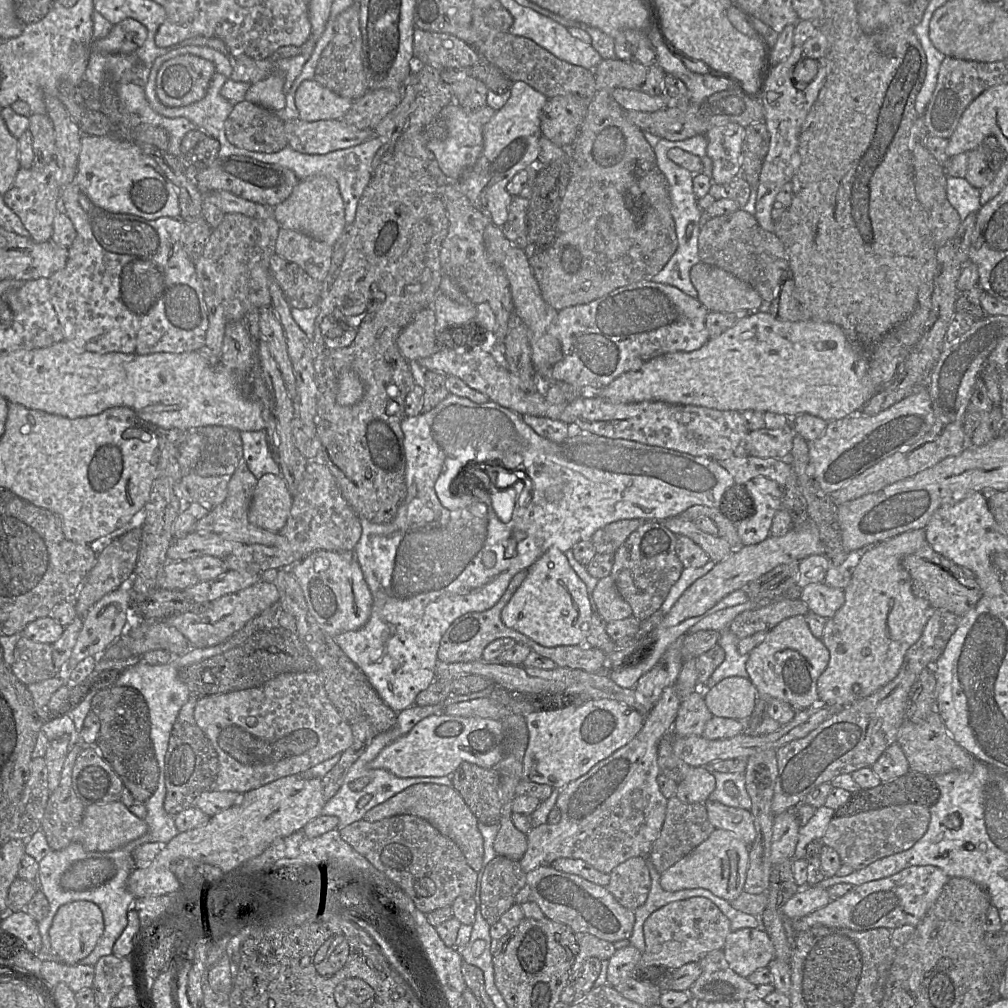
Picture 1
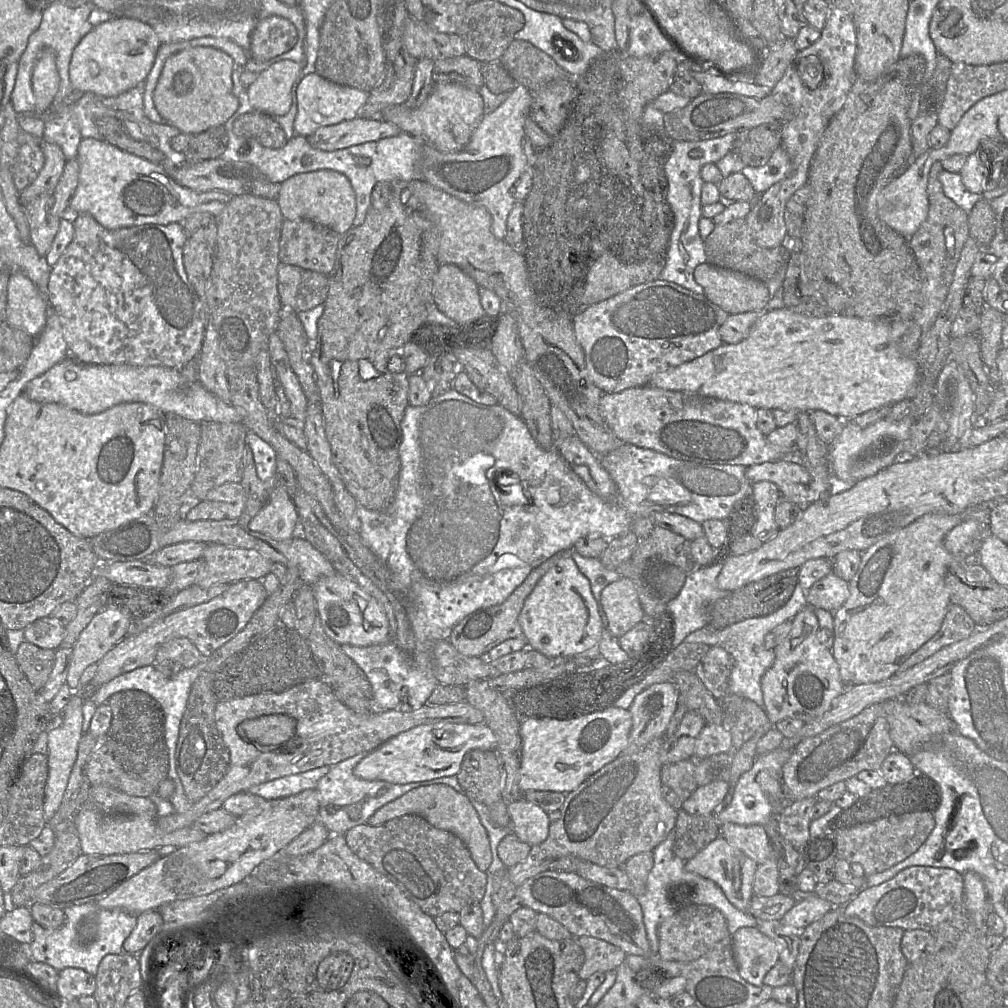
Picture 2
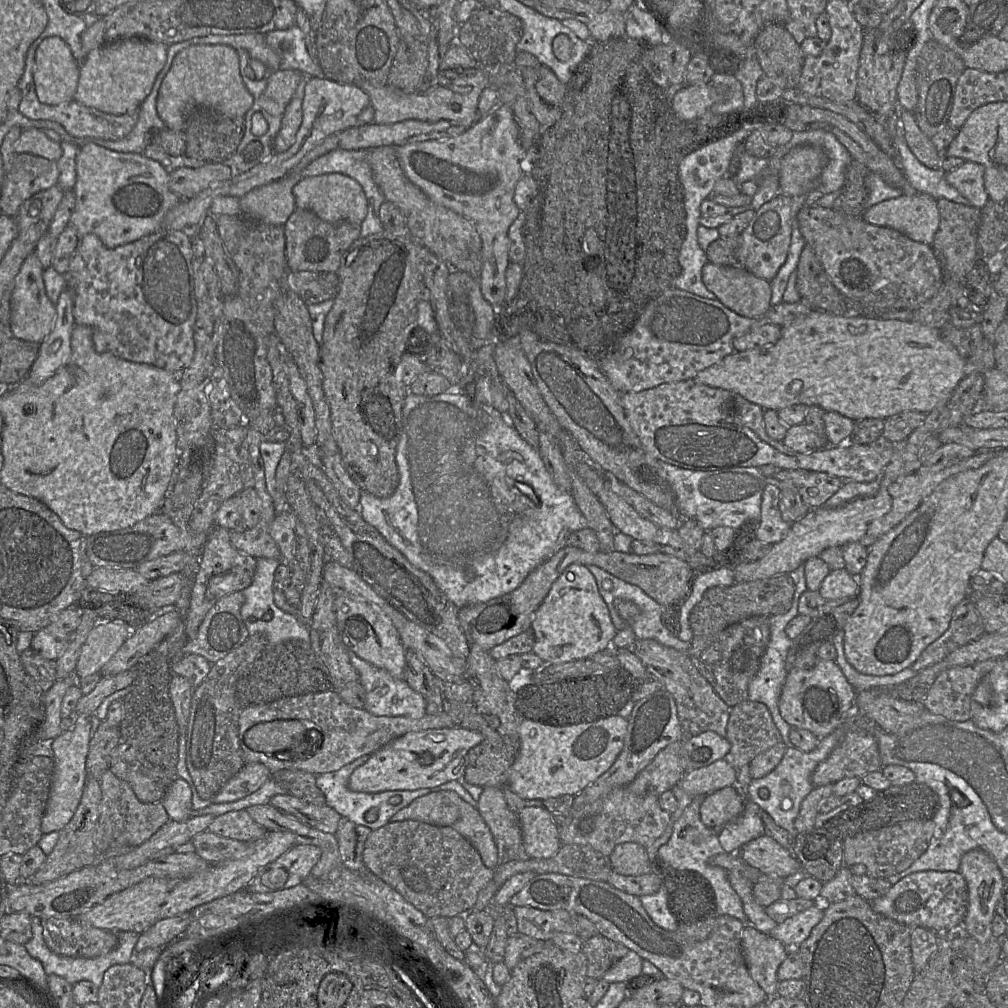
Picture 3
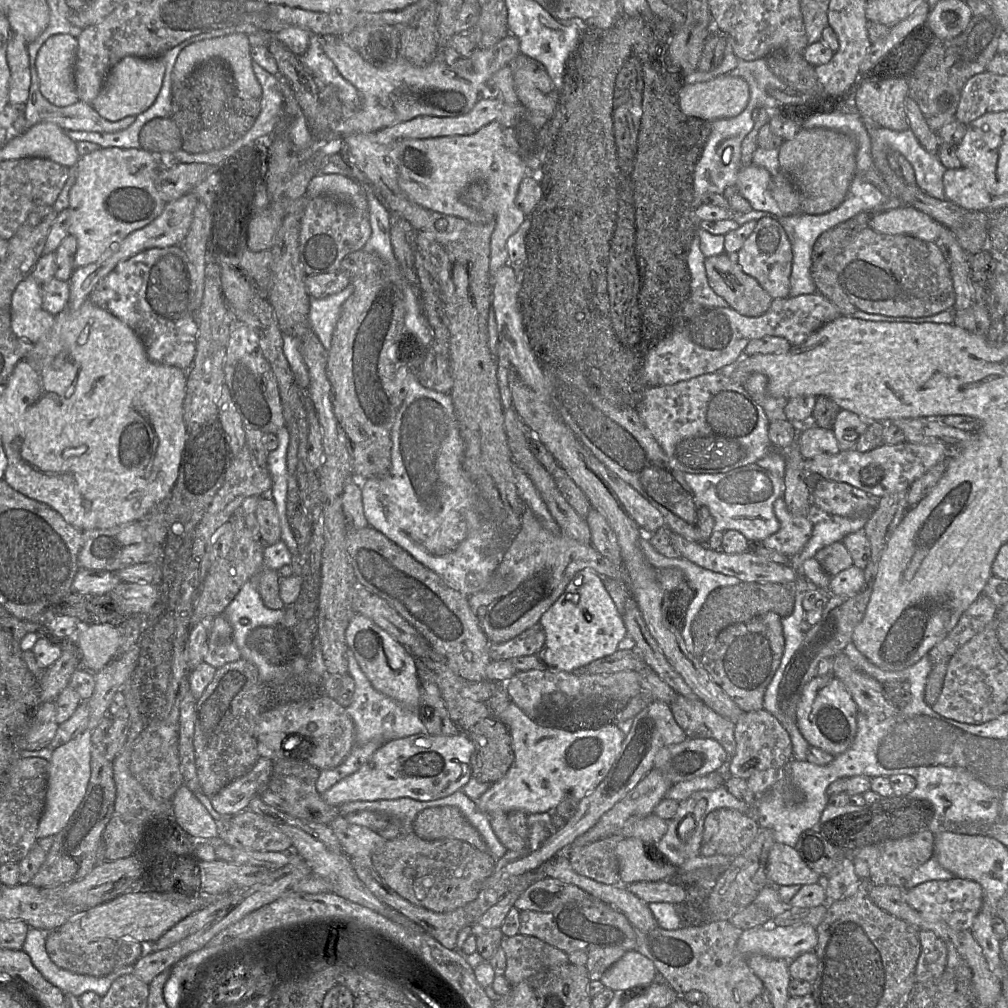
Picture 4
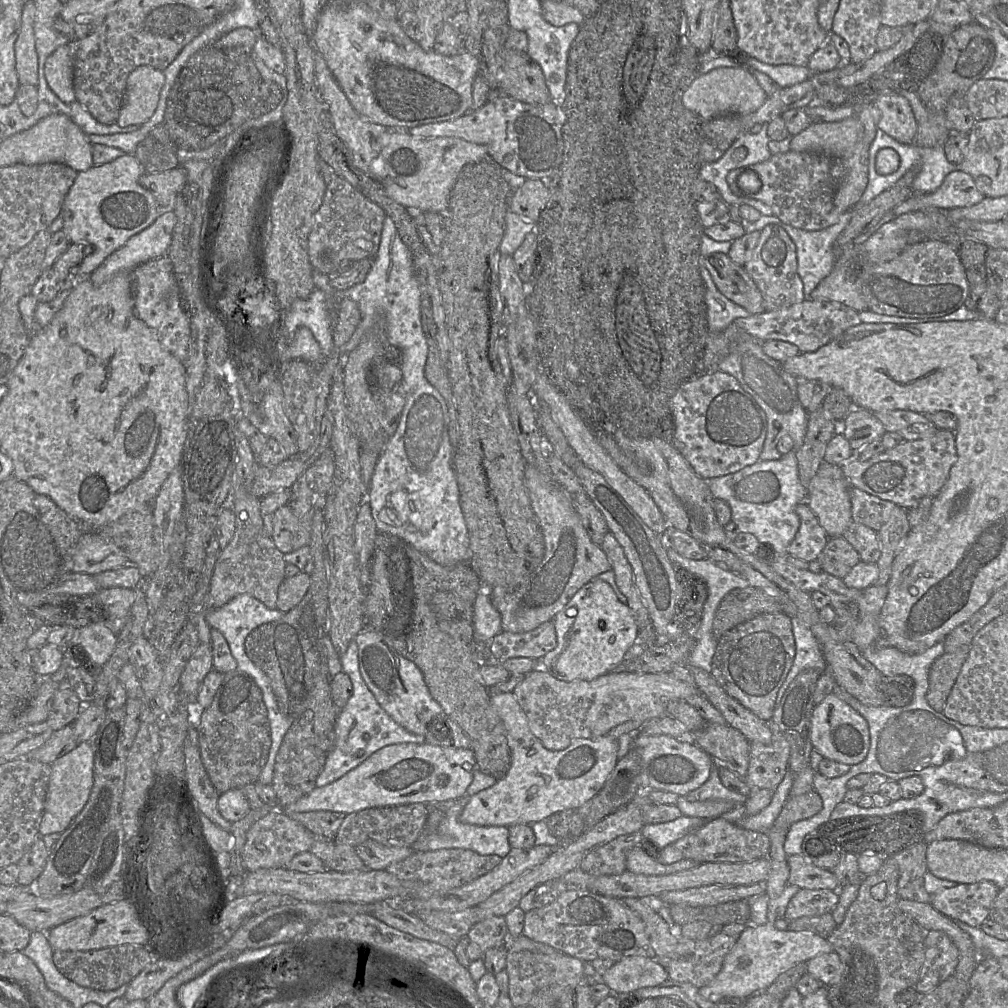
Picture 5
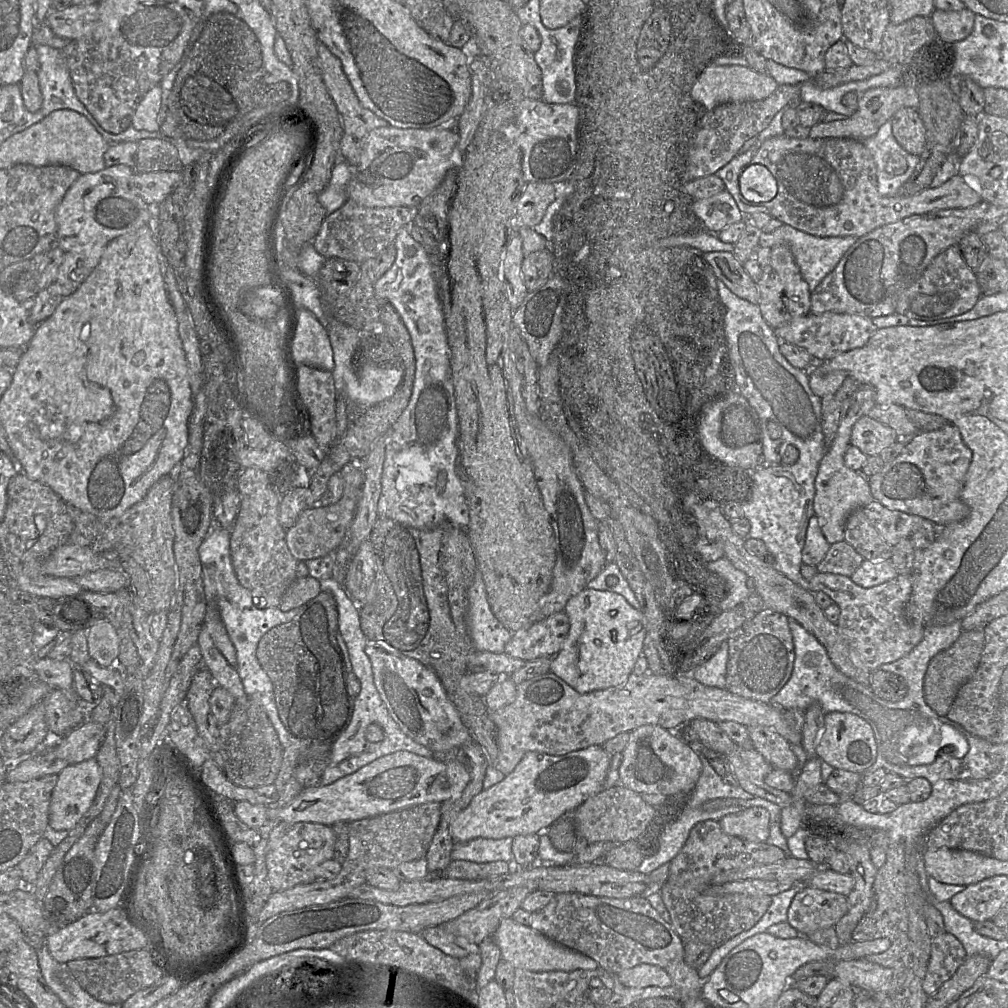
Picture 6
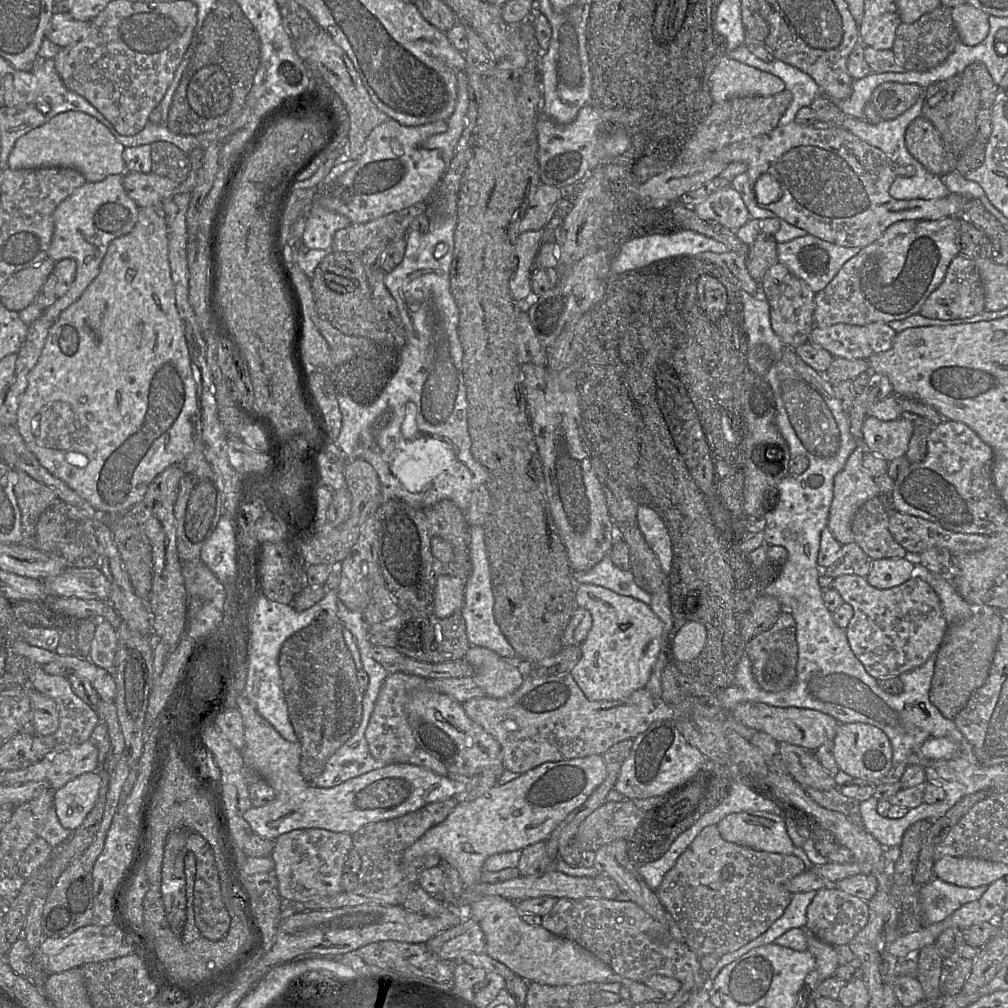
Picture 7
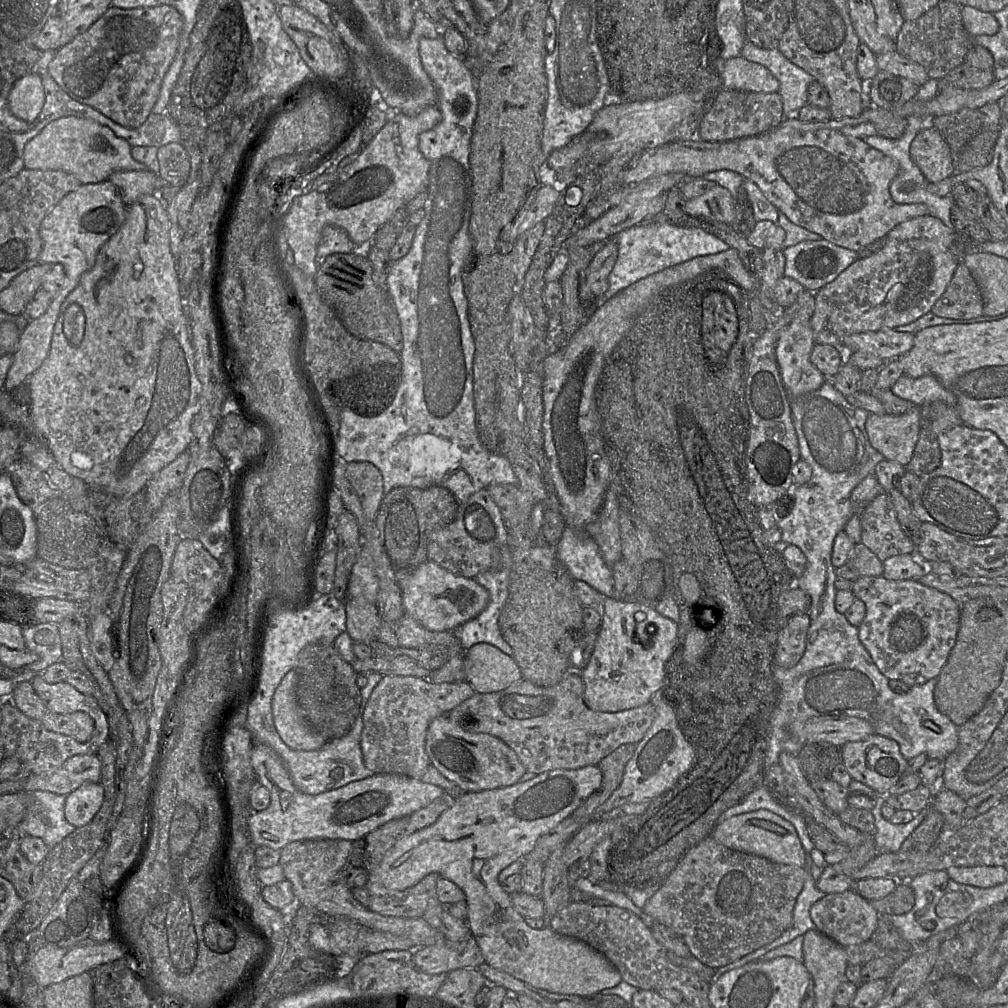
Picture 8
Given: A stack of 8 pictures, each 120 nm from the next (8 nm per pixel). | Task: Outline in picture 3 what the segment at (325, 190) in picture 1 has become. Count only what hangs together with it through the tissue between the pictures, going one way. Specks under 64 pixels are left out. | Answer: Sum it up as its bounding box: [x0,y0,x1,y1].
[293,173,368,225]

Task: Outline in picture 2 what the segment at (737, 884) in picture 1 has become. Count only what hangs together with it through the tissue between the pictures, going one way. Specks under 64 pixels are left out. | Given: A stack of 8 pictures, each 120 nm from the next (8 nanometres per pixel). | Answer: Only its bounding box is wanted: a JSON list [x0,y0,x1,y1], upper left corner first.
[685,835,757,912]

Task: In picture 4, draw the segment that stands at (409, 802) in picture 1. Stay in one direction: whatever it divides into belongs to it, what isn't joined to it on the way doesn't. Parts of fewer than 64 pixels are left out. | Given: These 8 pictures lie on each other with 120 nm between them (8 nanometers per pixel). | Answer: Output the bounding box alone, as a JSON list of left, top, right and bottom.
[413,806,489,852]

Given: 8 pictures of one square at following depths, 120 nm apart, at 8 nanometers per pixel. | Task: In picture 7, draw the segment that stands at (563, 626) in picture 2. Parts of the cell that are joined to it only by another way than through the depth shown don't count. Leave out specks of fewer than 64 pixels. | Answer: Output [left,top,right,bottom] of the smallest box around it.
[570,584,664,701]

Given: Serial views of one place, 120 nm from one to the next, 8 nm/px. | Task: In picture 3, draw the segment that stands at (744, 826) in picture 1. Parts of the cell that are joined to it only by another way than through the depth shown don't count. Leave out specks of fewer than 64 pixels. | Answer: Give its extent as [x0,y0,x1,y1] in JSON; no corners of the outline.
[737,835,801,879]

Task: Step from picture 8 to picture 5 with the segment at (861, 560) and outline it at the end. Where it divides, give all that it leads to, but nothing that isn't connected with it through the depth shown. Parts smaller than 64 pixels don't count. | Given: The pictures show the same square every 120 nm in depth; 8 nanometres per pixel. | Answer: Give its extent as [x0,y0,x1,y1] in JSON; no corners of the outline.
[817,536,861,579]

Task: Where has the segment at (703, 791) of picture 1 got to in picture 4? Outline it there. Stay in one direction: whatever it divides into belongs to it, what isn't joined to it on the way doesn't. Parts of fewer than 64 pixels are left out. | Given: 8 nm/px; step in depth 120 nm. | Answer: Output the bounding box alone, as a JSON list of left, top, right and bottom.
[702,808,759,858]

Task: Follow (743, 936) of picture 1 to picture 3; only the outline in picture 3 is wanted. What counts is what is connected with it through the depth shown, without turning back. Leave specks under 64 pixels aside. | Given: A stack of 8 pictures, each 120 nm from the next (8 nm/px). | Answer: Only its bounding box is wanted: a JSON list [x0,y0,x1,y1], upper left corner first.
[741,924,788,996]

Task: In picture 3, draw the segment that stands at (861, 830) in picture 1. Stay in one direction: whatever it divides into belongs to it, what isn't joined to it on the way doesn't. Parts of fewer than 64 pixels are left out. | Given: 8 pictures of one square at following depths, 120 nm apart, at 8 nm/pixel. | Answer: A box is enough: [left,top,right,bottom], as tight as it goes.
[843,820,934,879]

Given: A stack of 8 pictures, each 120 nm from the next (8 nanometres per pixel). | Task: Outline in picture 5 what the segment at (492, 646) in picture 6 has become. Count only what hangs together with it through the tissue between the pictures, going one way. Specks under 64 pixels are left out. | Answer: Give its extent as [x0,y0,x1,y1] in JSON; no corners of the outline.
[473,585,502,643]

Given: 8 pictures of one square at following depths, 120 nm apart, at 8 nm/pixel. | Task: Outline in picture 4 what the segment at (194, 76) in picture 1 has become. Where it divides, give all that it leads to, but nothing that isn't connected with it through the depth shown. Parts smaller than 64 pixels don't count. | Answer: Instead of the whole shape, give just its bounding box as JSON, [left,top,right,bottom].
[172,33,262,99]

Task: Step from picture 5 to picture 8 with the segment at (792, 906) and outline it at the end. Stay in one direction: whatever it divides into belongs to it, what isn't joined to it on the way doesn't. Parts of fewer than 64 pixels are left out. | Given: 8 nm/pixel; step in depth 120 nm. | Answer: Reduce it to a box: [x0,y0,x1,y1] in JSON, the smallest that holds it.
[810,889,880,948]

